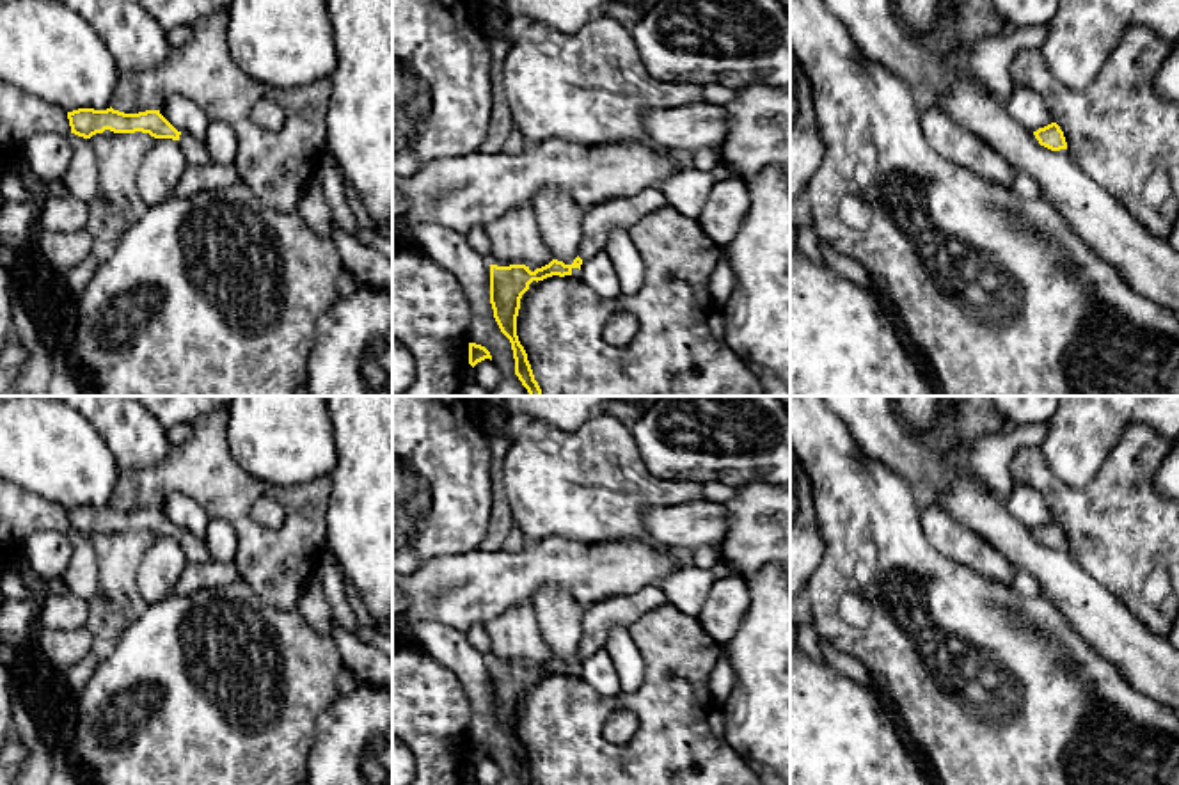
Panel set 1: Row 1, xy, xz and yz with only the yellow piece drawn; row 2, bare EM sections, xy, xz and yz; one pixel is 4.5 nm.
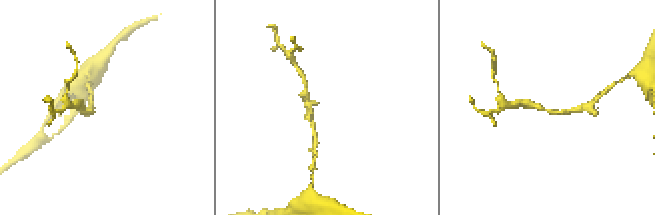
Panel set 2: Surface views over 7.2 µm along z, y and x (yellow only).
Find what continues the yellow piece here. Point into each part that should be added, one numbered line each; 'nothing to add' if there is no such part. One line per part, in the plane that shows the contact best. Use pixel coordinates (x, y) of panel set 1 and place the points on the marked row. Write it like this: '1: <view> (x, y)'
1: xy (196, 153)

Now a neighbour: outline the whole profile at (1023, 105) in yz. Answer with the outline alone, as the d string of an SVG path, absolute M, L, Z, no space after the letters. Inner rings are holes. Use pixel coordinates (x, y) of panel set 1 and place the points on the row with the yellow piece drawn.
M1012 85L1007 112L1030 131L1055 123L1044 101L1035 92L1017 85Z

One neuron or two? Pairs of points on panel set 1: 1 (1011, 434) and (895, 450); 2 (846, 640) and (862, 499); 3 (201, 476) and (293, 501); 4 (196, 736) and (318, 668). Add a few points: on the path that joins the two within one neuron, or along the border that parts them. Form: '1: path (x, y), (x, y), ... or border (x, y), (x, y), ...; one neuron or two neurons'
1: path (982, 460), (924, 460); one neuron
2: path (830, 604), (830, 581), (853, 535); one neuron
3: path (224, 489), (270, 489); one neuron
4: path (231, 737), (261, 736), (284, 720), (288, 704); one neuron

